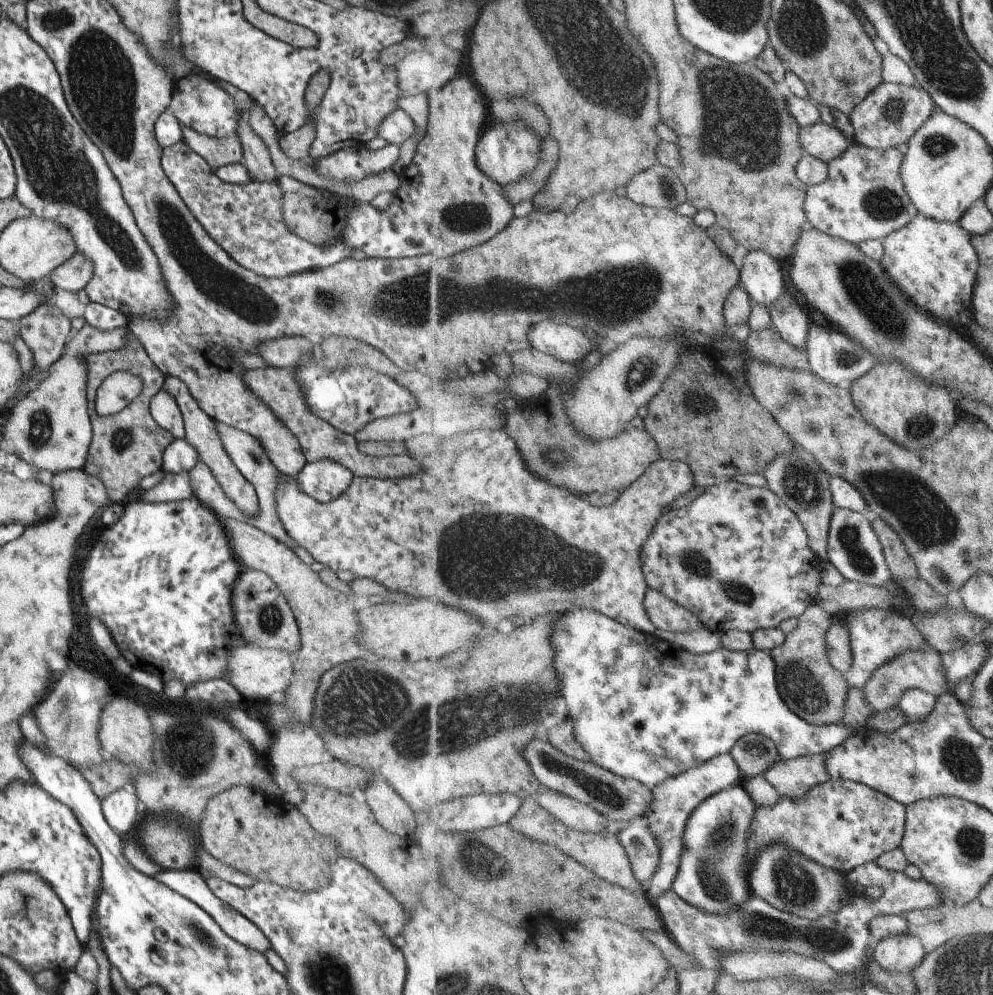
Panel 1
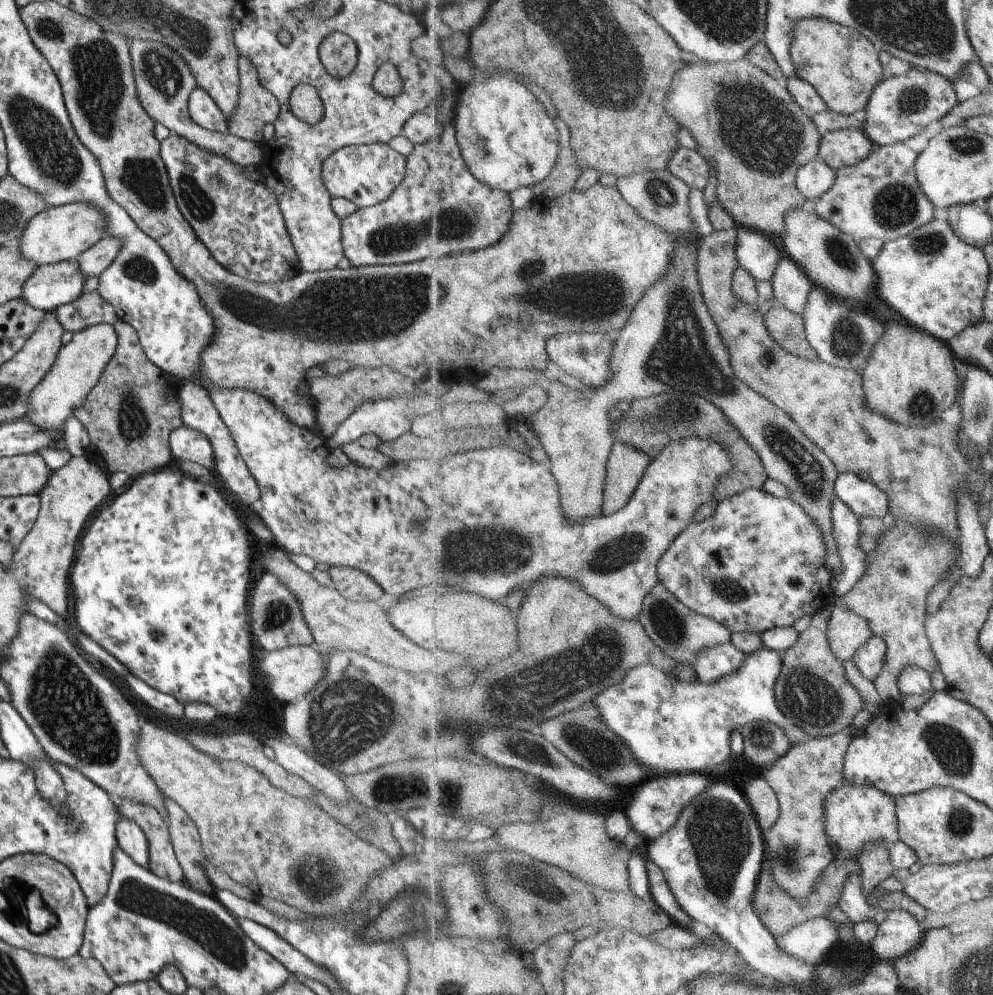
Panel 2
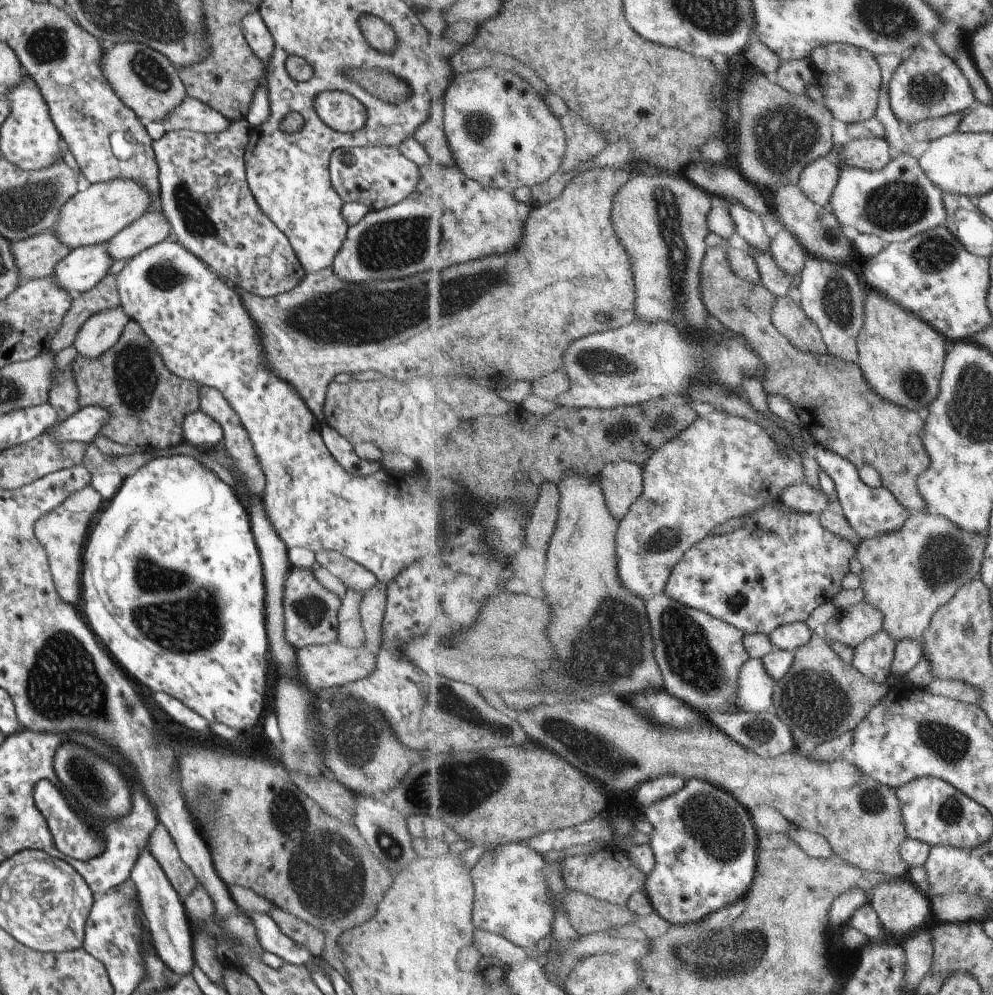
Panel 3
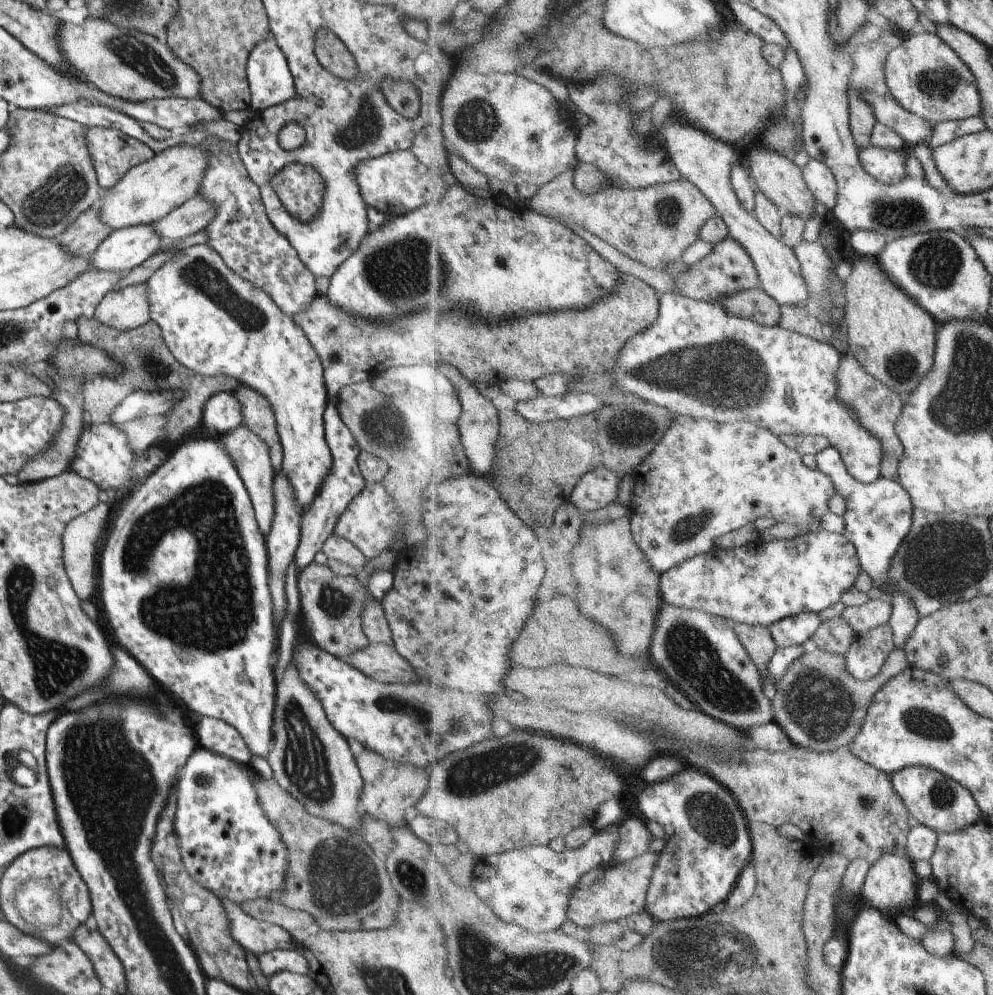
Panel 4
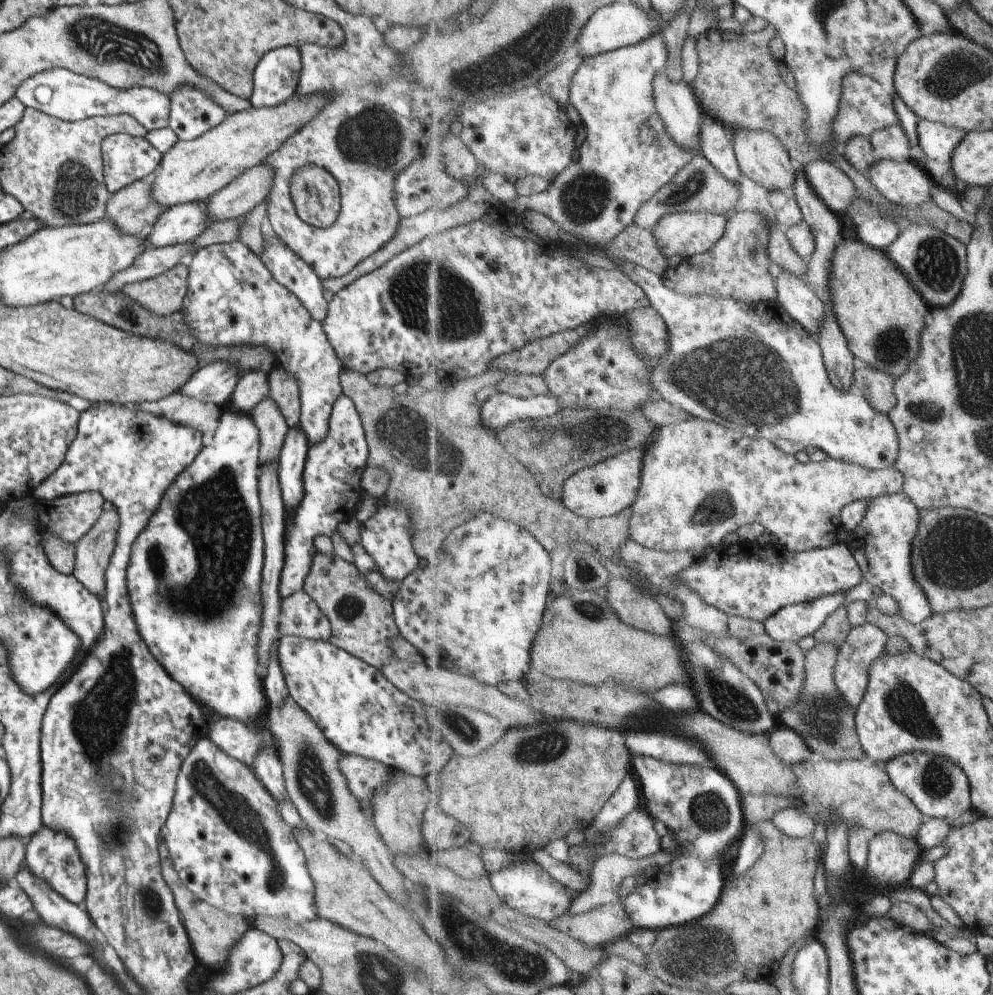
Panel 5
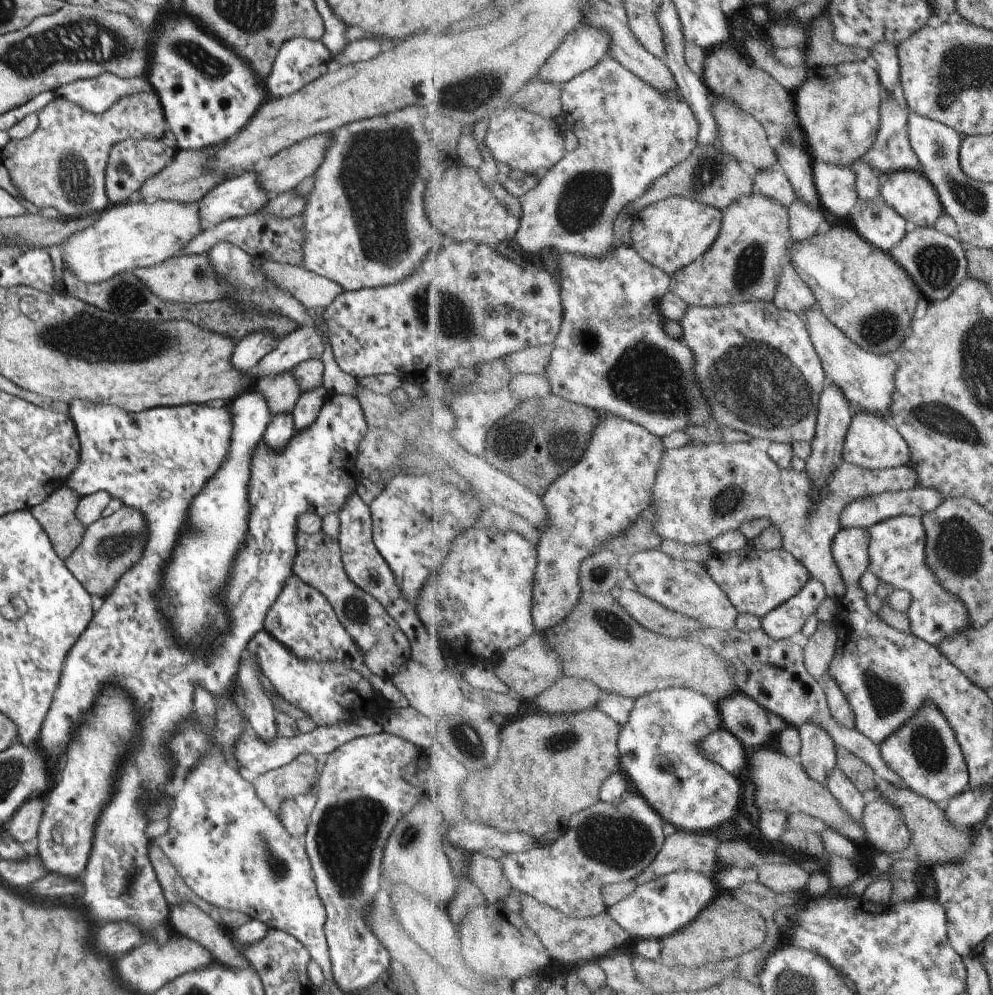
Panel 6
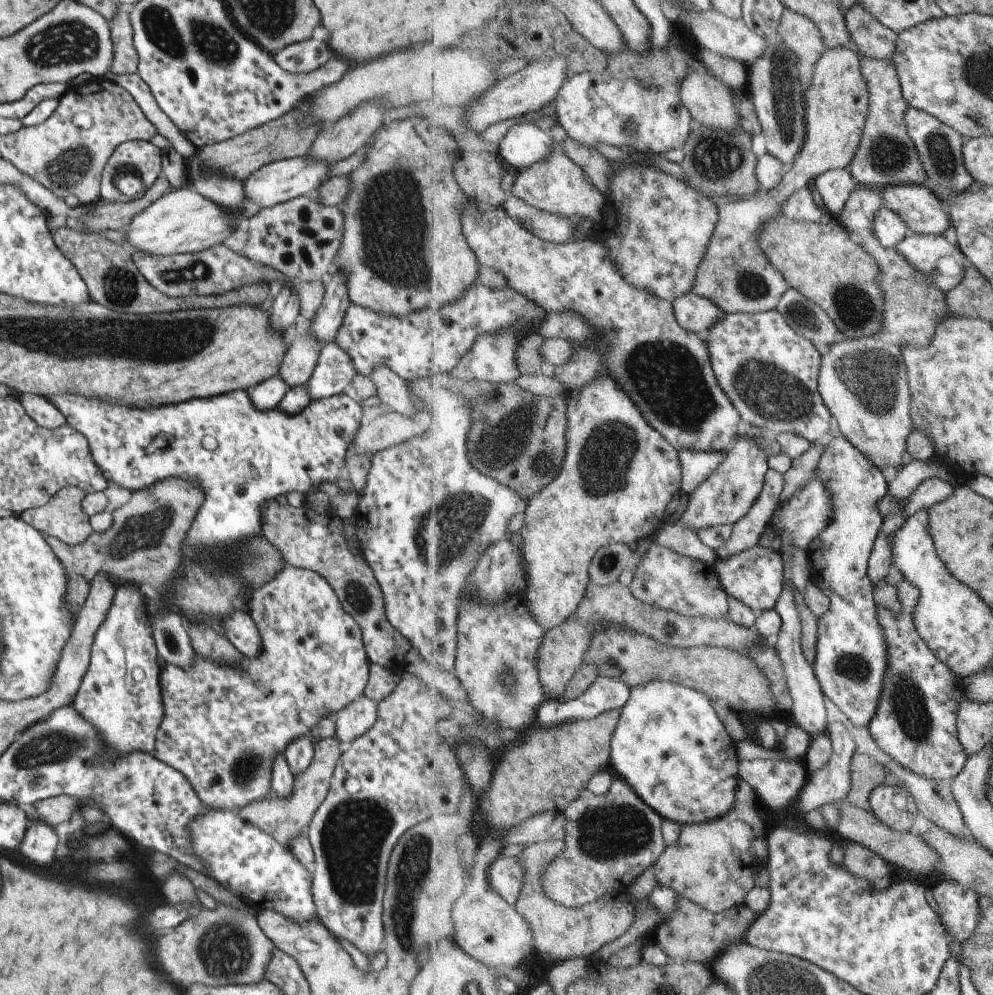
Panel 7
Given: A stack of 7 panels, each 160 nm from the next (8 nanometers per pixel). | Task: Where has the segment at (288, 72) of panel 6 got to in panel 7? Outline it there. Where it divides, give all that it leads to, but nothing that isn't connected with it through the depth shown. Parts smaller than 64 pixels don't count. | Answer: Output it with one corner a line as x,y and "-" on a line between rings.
307,39
284,46
272,55
272,59
290,73
306,73
329,60
331,52
323,41

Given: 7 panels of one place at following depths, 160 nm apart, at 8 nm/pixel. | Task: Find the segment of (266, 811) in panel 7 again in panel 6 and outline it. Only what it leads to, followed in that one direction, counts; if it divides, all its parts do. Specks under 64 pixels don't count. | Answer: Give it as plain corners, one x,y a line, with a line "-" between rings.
303,753
280,768
255,776
251,781
251,786
253,786
255,794
261,798
261,802
265,802
265,806
278,816
279,804
283,800
291,798
291,800
295,801
296,796
307,795
311,792
309,788
315,788
315,759
315,757

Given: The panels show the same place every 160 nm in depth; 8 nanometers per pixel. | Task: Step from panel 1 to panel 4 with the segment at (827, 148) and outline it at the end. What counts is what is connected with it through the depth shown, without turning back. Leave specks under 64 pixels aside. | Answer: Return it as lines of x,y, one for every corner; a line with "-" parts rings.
873,147
859,148
864,169
882,183
893,184
907,178
907,158
898,150

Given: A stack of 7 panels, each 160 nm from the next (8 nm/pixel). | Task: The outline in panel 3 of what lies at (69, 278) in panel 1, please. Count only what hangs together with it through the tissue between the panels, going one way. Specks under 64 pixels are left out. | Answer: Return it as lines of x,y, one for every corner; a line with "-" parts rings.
159,211
143,213
135,222
127,225
105,242
112,259
132,258
158,242
169,240
172,226

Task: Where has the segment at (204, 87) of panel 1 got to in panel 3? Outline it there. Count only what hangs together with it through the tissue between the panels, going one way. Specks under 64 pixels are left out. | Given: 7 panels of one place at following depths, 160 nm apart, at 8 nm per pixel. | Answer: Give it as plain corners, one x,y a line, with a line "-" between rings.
185,95
176,108
170,110
165,122
166,130
187,129
207,136
209,133
221,132
227,128
229,121
214,108
196,98

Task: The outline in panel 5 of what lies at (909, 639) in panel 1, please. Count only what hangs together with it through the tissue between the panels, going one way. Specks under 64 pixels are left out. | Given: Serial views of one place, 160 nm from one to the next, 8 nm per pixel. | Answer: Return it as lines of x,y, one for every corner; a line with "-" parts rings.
866,622
860,627
853,627
846,642
840,646
840,657
835,671
836,686
844,702
847,702
855,712
858,711
858,706
862,704
868,691
872,666
884,657
888,638
889,636
881,628

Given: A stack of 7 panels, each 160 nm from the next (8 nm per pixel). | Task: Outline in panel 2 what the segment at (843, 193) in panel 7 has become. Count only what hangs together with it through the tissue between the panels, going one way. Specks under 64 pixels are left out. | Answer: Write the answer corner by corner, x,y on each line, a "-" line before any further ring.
821,158
803,165
796,176
799,190
807,199
815,200
827,194
835,184
837,170

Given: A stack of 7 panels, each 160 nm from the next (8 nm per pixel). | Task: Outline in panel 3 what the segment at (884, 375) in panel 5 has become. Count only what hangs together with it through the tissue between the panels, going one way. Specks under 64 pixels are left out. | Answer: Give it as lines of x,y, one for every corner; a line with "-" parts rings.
708,248
704,260
704,266
700,270
700,291
708,312
717,318
723,328
745,337
746,341
760,354
762,363
768,372
761,378
763,390
767,397
769,394
787,395
796,406
802,426
814,436
817,443
828,449
834,450
838,455
848,458
857,467
863,465
874,466
880,471
883,486
893,491
909,510
927,510
924,496
920,493
916,478
932,465
932,460
925,450
924,442
920,438
920,430
924,429
924,418
922,413
911,412
904,406
893,404
889,399
883,398
865,378
864,371
855,361
843,360
835,355
816,355
804,353
789,342
780,330
777,330
772,321
773,309
776,308
778,297
765,285
746,281
739,278
732,269
728,259
728,248

